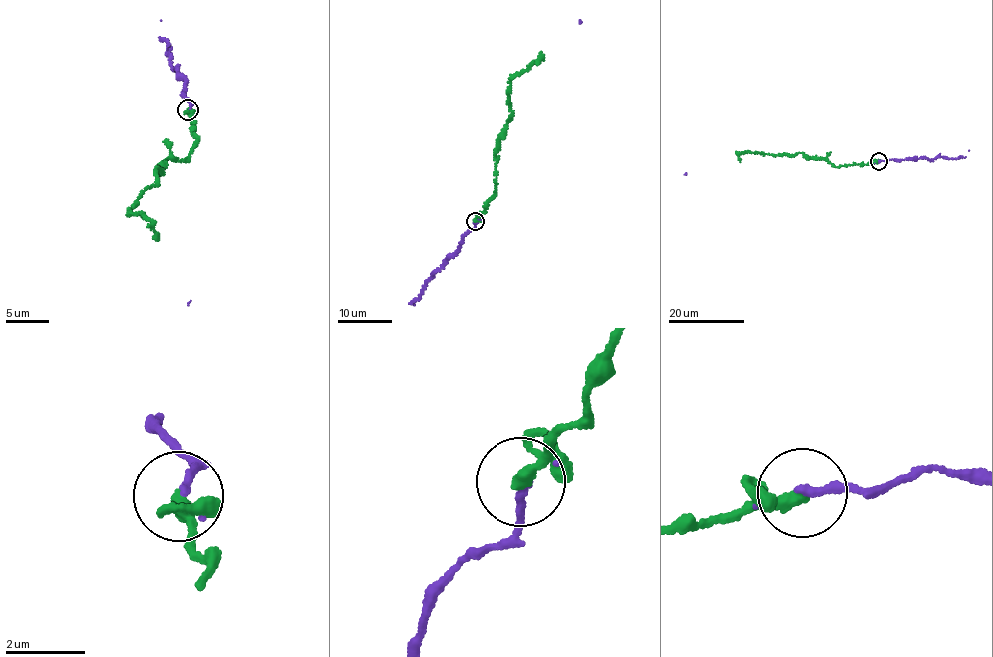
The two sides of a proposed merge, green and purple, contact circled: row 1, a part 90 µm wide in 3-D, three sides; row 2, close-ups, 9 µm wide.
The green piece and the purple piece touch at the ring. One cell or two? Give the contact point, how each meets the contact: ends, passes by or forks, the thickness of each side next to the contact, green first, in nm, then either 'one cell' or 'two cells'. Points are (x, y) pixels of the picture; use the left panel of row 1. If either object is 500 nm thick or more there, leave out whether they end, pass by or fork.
place (188, 109); green passes by; purple ends; calibres 240 and 200 nm; one cell

